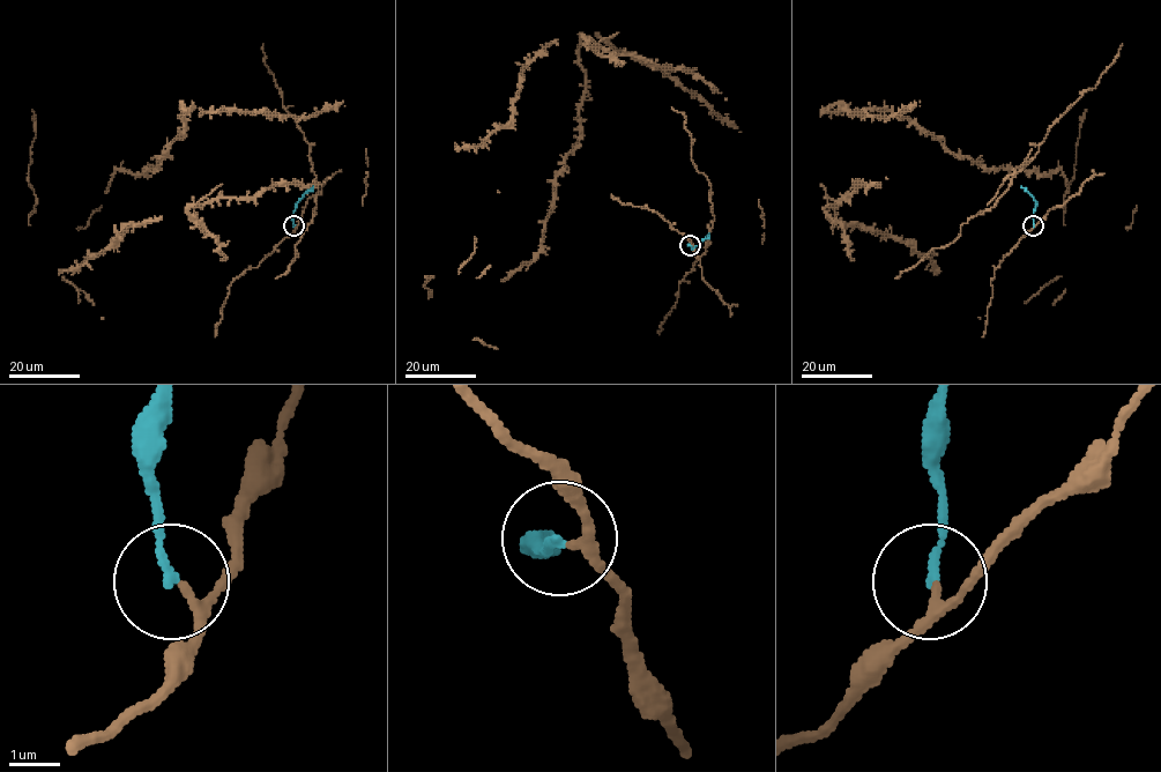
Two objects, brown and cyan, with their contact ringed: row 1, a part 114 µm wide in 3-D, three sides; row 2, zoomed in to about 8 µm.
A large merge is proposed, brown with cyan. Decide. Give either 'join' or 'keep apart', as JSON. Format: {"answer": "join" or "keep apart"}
{"answer": "join"}

